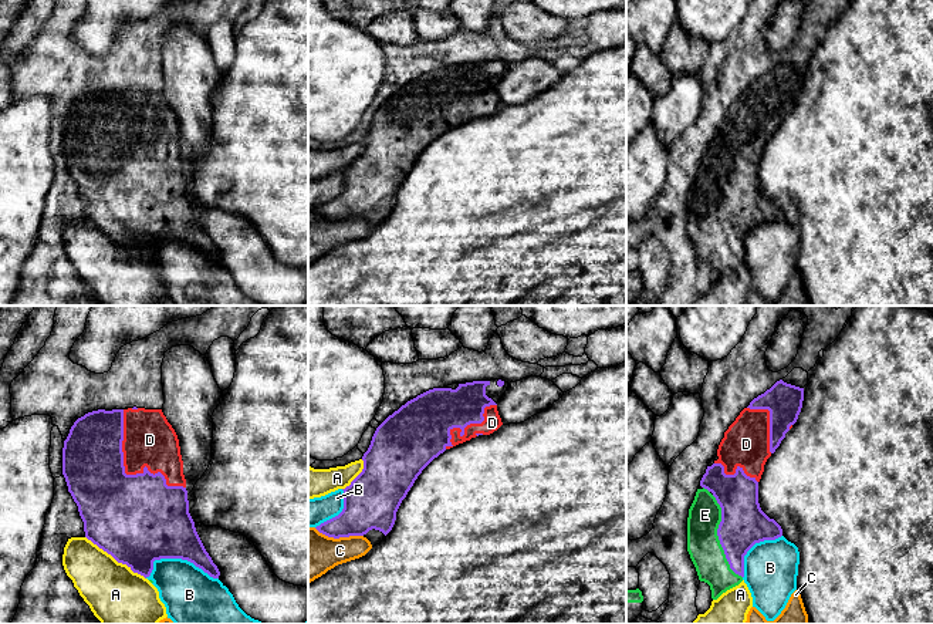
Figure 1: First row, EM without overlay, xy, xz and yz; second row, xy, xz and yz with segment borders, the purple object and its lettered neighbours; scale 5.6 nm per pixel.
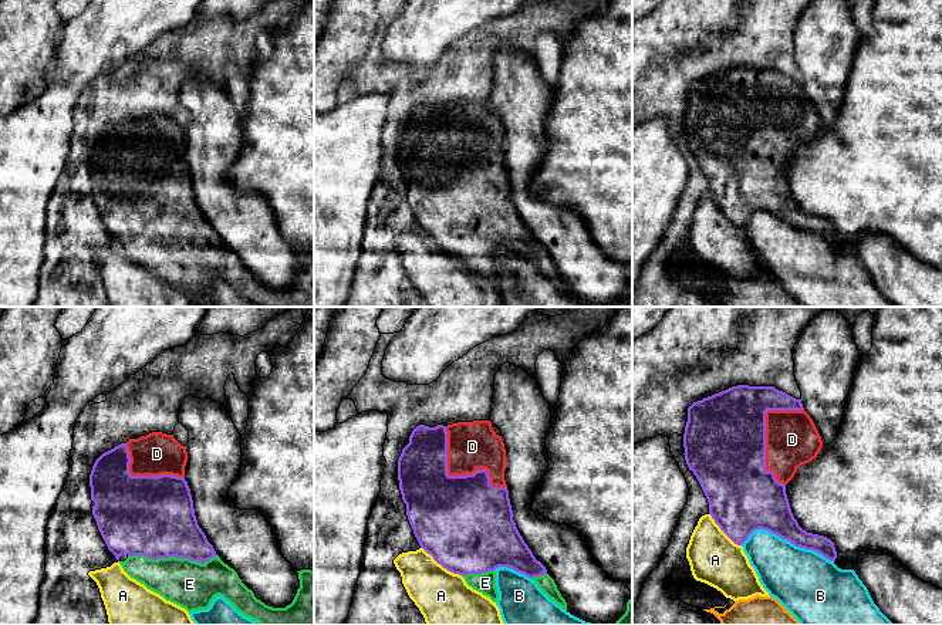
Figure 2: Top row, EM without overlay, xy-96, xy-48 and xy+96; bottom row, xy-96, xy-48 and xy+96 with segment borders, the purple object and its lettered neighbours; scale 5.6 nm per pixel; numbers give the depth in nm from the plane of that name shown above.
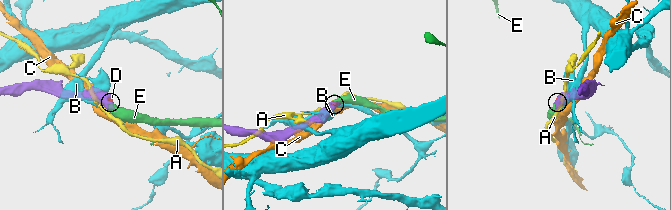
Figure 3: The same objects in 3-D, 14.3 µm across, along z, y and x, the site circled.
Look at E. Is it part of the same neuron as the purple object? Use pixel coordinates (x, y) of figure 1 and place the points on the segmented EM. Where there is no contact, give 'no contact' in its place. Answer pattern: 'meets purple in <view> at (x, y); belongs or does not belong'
meets purple in yz at (719, 538); belongs

